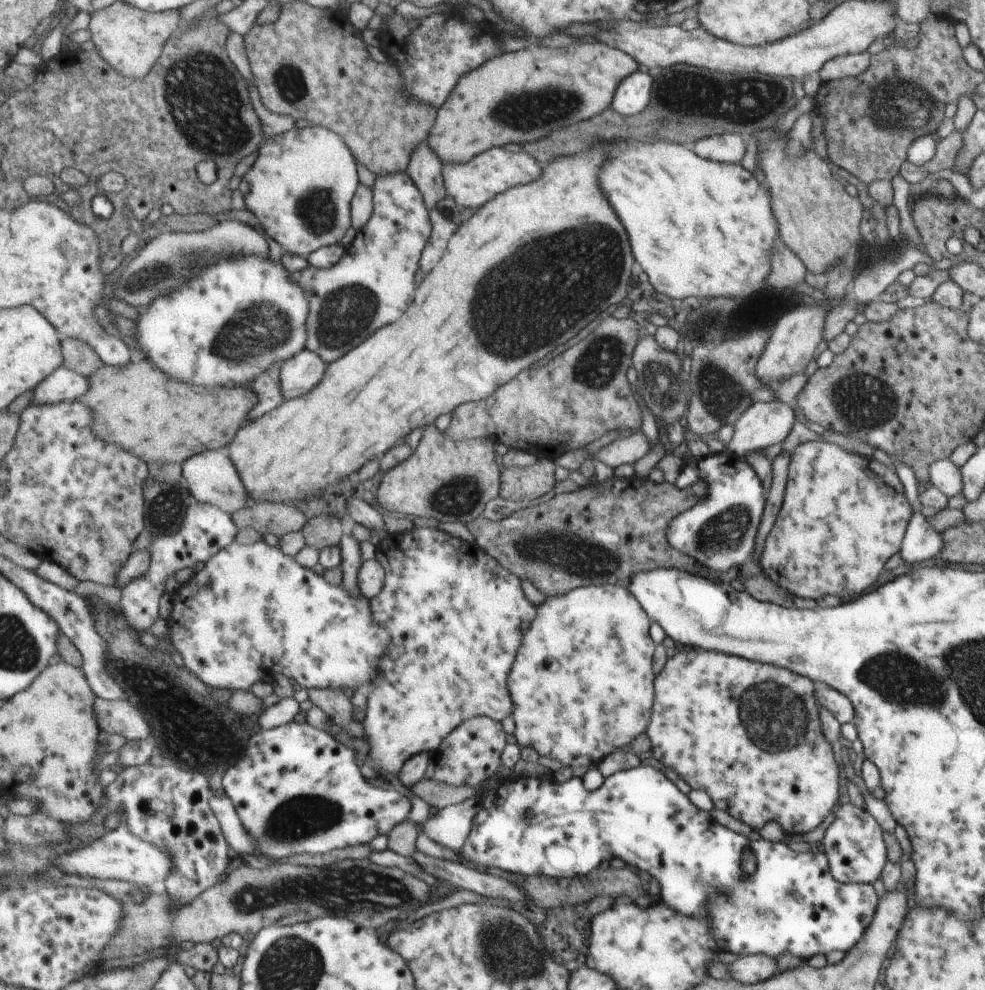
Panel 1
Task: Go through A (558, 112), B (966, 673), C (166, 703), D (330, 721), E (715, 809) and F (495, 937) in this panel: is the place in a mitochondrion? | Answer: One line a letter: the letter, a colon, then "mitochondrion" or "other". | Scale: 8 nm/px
A: mitochondrion
B: mitochondrion
C: mitochondrion
D: other
E: other
F: mitochondrion

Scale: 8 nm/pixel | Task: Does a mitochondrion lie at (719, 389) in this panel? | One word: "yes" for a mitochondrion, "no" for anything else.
yes

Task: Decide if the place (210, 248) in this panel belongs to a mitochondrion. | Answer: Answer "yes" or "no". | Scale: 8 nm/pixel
yes

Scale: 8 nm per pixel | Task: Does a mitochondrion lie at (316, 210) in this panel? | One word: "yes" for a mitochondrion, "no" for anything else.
yes

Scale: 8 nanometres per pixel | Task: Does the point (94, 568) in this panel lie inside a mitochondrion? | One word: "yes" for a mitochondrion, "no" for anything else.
no

